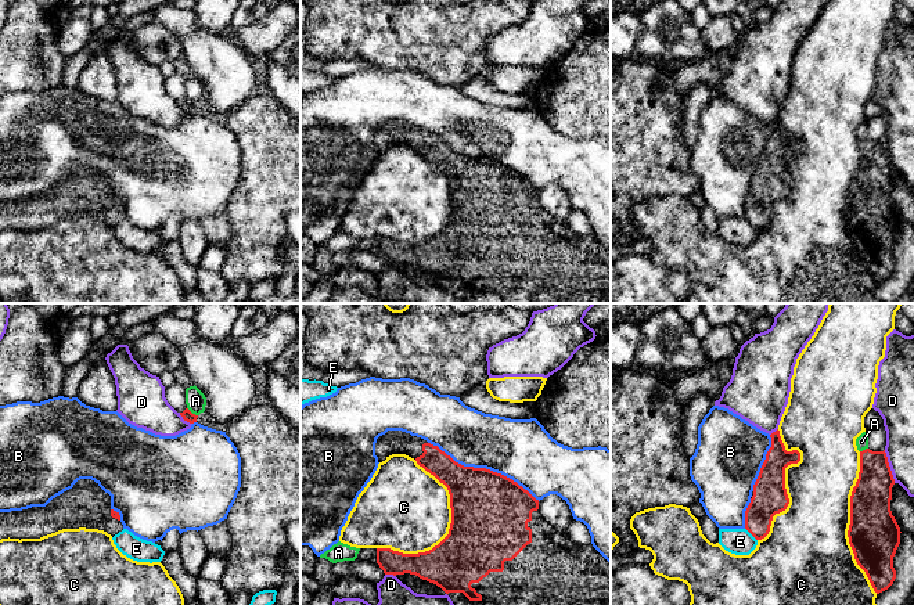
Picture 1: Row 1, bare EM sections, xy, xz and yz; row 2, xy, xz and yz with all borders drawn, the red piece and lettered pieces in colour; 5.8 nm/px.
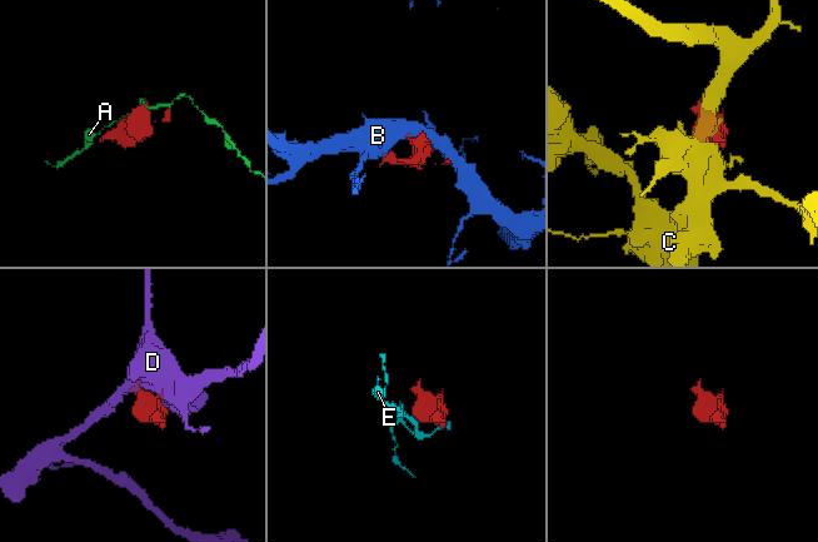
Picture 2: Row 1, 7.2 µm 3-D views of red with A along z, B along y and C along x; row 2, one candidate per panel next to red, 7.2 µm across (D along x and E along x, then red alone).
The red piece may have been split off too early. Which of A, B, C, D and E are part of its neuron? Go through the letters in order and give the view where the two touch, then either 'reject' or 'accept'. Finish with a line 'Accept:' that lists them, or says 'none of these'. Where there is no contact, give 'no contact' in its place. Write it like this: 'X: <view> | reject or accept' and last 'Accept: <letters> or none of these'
A: xy | reject
B: xz | reject
C: xz | reject
D: yz | reject
E: yz | reject
Accept: none of these

